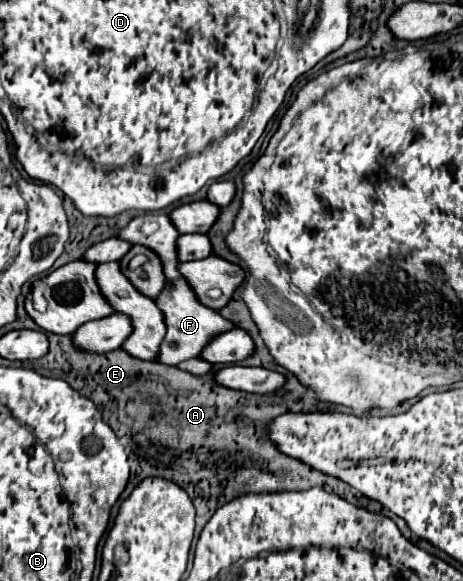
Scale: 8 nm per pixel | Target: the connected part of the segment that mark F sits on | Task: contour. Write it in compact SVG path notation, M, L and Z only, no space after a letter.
M172 270L172 274L166 276L166 278L168 278L166 286L164 286L162 294L156 298L156 304L162 310L166 326L168 326L168 332L166 332L166 338L162 342L158 362L176 366L182 360L198 356L212 338L216 338L218 334L222 334L226 330L232 330L236 326L230 320L226 320L218 310L202 306L202 302L198 302L198 298L194 298L194 290L190 290L188 282L180 274L176 274Z

